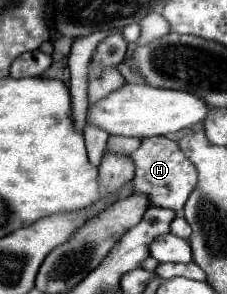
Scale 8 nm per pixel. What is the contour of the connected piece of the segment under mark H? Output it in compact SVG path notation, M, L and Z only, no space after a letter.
M147 137L143 139L141 147L131 153L131 157L135 161L133 191L149 195L151 205L169 207L181 213L185 201L189 199L189 193L197 187L197 169L195 165L191 165L185 153L181 153L181 147L167 137Z

